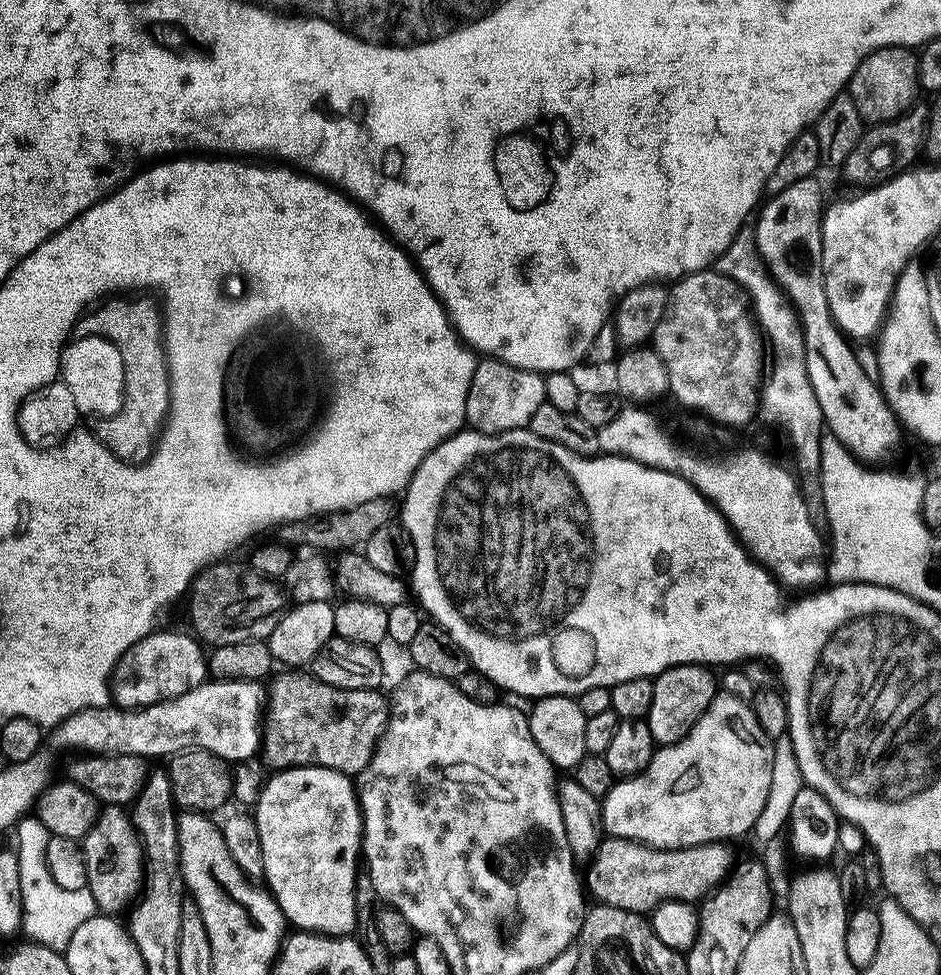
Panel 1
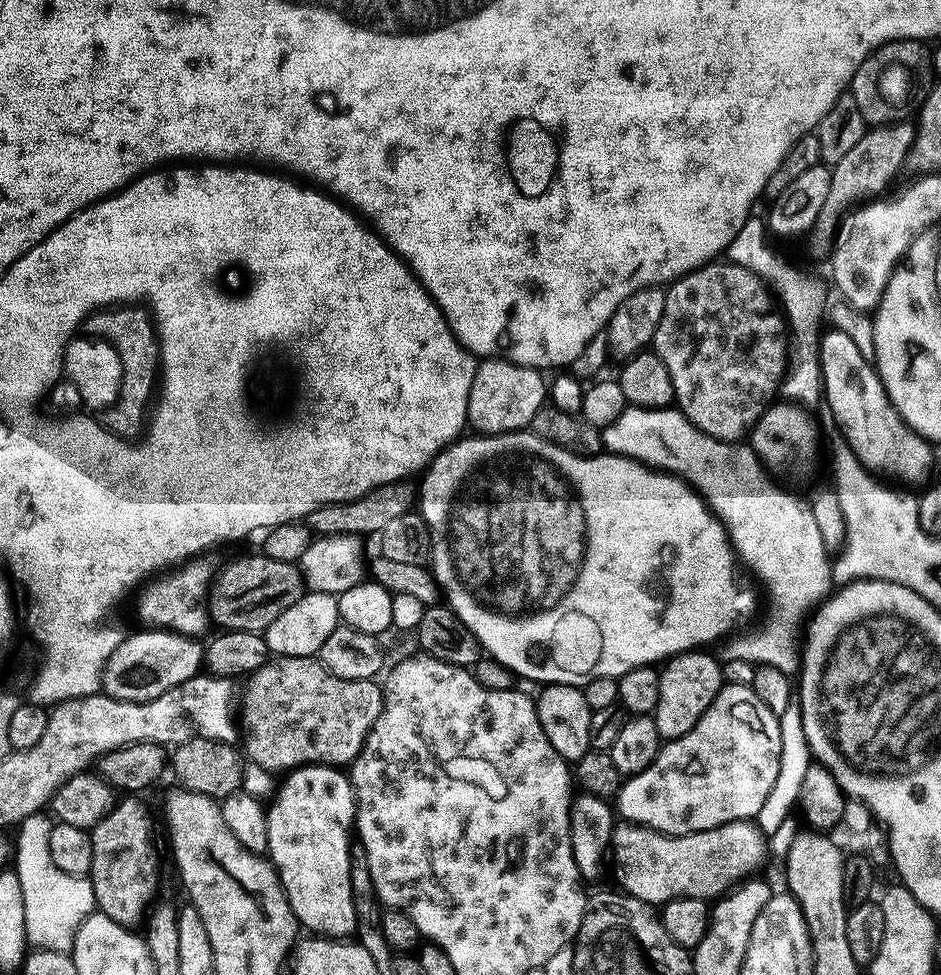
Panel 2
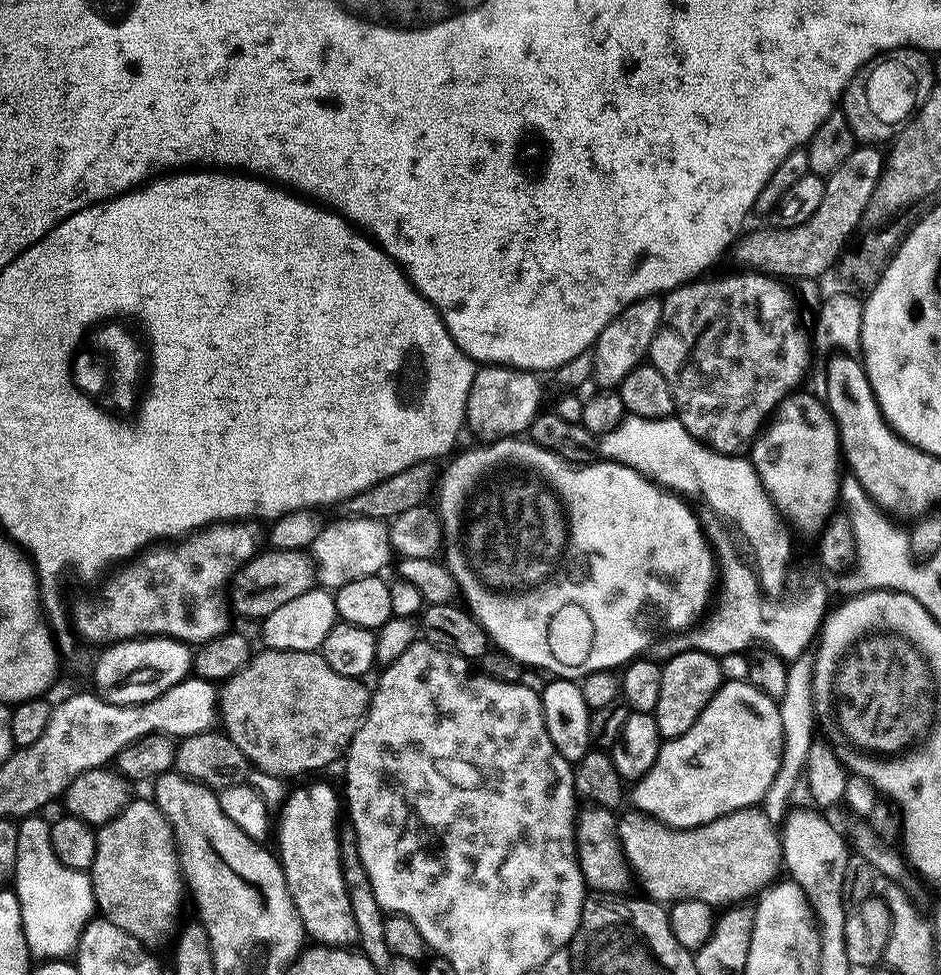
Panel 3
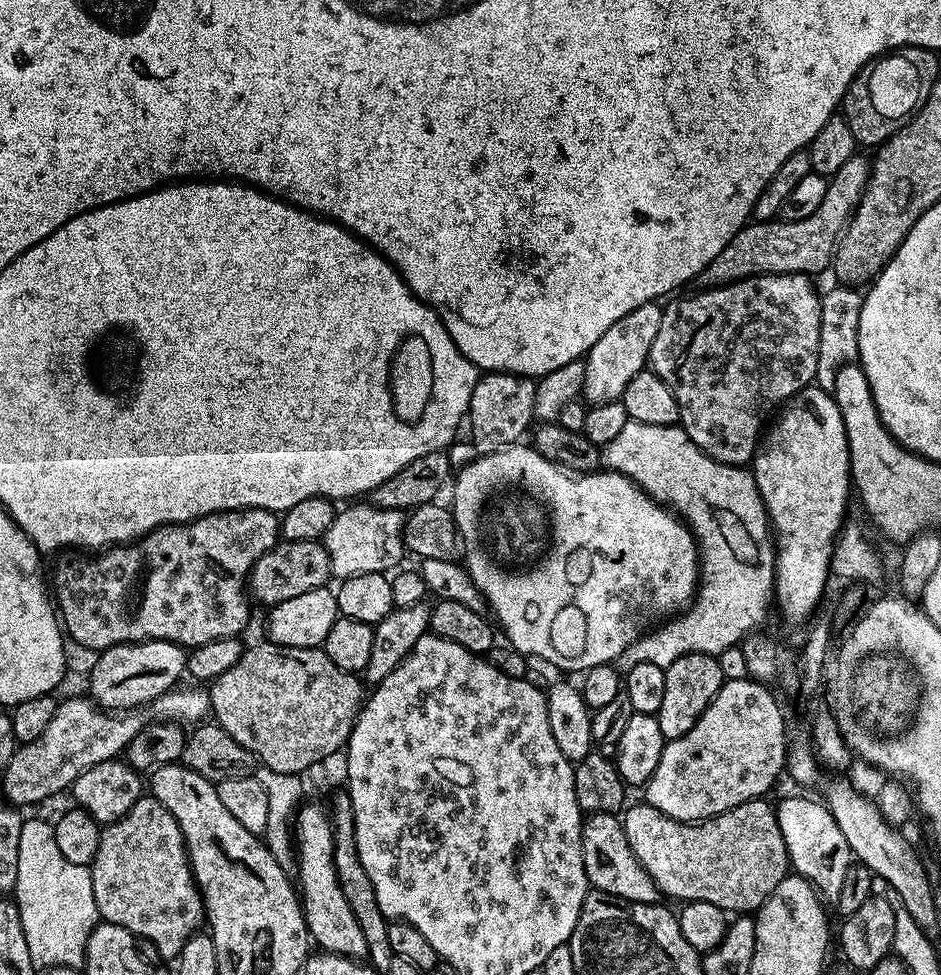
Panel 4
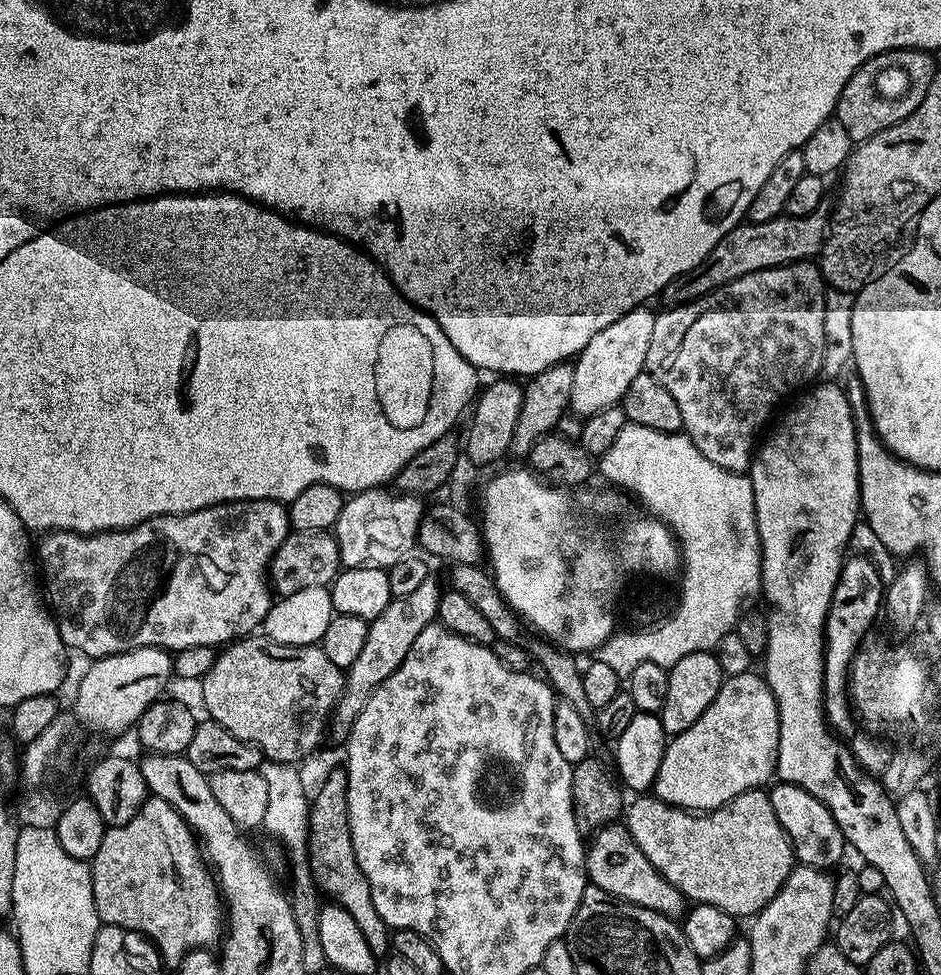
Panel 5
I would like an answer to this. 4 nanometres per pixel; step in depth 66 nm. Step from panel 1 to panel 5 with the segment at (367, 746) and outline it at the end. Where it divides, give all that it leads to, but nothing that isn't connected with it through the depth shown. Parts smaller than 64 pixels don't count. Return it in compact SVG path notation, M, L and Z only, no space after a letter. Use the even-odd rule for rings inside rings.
M252 634L227 645L198 688L204 695L204 708L208 711L205 713L226 726L234 738L242 738L260 749L269 761L296 766L325 743L326 725L344 694L345 679L345 673L317 645L290 646Z

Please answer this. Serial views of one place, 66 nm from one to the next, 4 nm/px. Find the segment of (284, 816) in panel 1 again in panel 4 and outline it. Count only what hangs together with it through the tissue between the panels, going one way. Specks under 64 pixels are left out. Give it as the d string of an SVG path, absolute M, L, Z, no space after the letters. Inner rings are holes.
M308 802L299 809L294 819L294 845L298 870L298 895L304 905L304 921L309 937L317 949L333 952L336 956L367 957L367 944L362 927L346 902L342 886L335 872L335 842L332 821L327 807L320 802Z

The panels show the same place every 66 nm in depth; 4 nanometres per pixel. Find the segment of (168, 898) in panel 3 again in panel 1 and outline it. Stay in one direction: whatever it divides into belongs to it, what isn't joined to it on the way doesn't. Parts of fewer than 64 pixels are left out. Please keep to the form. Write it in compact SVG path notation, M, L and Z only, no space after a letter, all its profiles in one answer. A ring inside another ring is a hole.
M120 806L101 807L91 830L84 835L82 847L87 888L94 894L97 909L104 914L123 913L141 889L144 860L140 837L136 835L129 813Z

